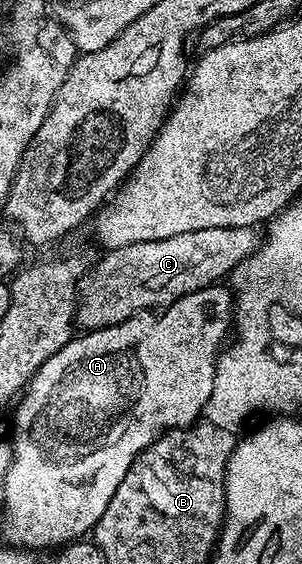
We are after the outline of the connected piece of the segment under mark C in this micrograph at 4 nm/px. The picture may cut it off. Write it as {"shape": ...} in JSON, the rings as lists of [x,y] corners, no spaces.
{"shape":[[[214,228],[213,230],[193,230],[189,234],[173,234],[173,238],[161,238],[157,242],[137,242],[133,246],[125,246],[124,248],[113,248],[106,253],[107,257],[100,262],[99,265],[90,269],[89,275],[86,277],[85,283],[81,288],[81,295],[77,305],[77,324],[80,329],[94,330],[97,328],[108,328],[114,324],[125,322],[130,316],[135,316],[139,312],[148,310],[162,310],[168,304],[172,304],[177,298],[181,298],[190,292],[196,292],[202,288],[208,288],[210,284],[218,284],[224,278],[230,277],[231,271],[237,267],[240,262],[257,251],[261,243],[261,236],[255,228]]]}

